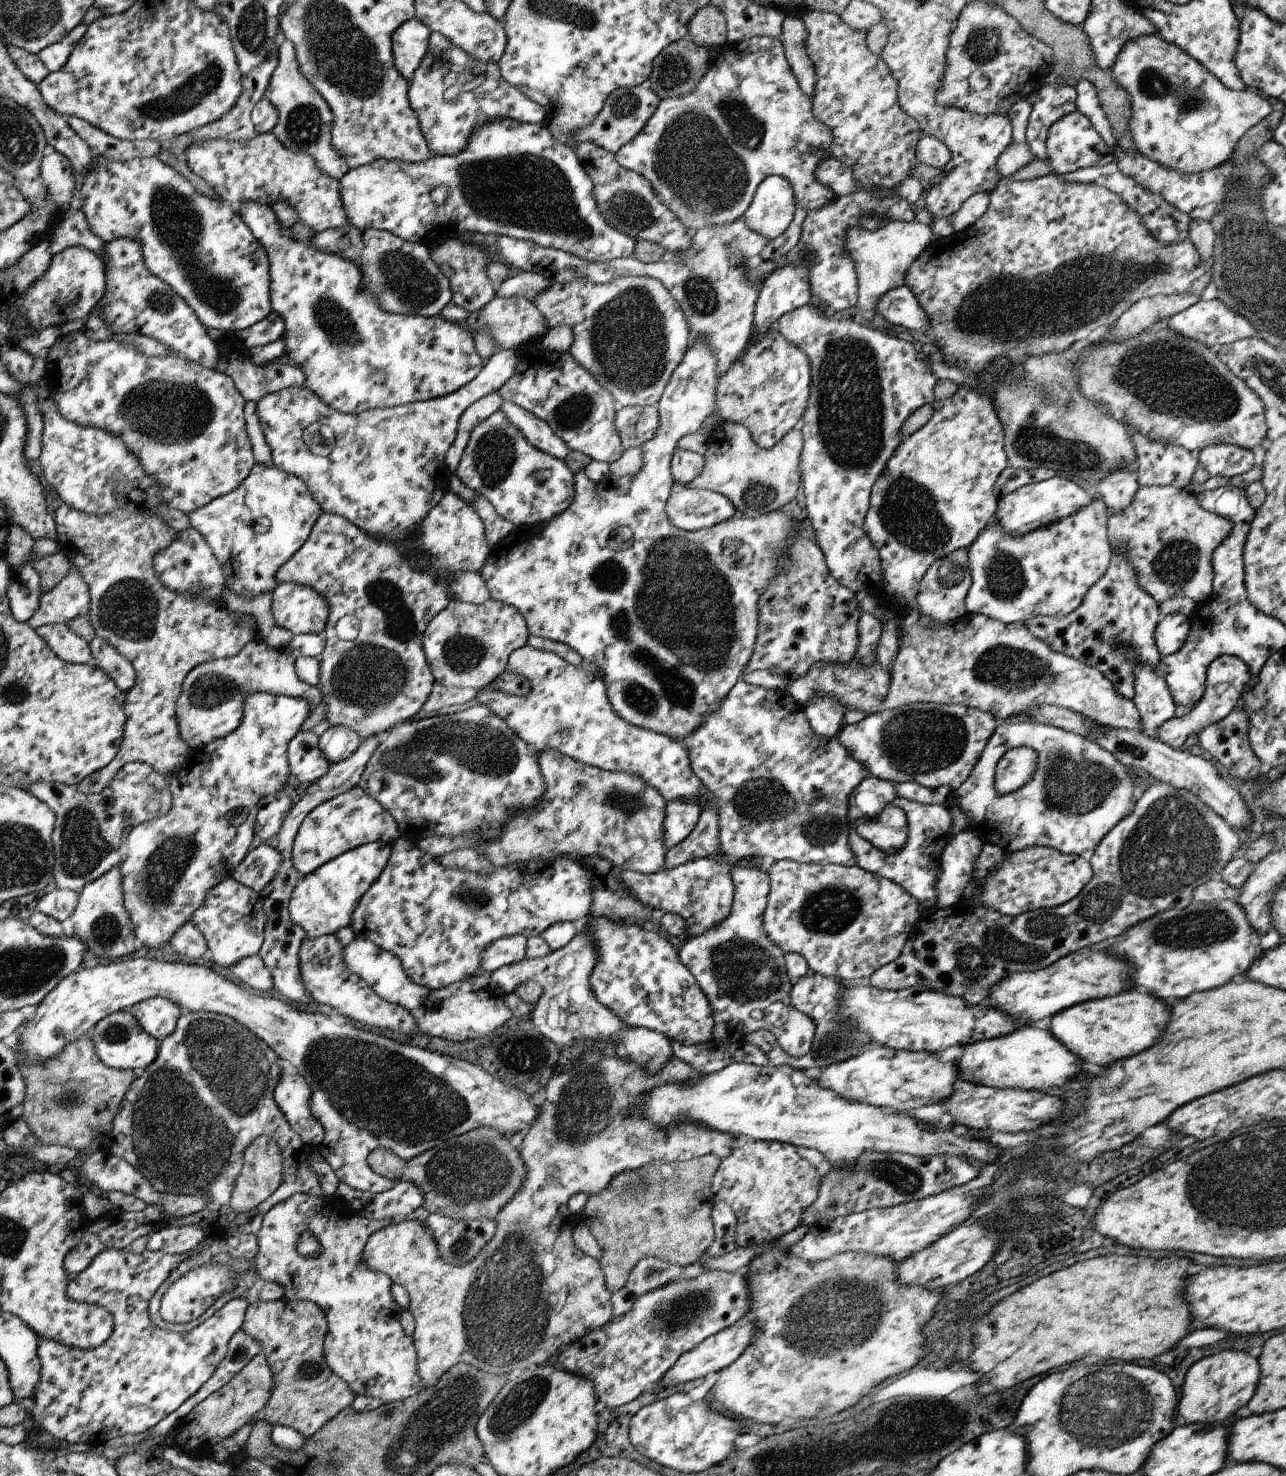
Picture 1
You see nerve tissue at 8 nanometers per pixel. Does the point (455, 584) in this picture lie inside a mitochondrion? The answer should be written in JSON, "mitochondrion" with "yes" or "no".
{"mitochondrion":"no"}

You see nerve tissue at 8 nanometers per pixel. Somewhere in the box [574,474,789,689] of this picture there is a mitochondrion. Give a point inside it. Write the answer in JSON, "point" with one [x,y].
{"point":[758,496]}

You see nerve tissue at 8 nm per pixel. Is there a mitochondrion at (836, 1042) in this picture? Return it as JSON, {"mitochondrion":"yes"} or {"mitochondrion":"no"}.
{"mitochondrion":"yes"}

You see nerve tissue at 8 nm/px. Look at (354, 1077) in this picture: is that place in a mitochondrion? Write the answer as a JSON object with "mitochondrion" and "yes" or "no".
{"mitochondrion":"yes"}

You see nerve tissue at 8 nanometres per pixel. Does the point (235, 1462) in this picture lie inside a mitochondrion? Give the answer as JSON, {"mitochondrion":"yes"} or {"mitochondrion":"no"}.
{"mitochondrion":"no"}

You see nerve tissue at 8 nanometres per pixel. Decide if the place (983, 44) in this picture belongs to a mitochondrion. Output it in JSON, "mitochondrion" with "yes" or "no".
{"mitochondrion":"yes"}

